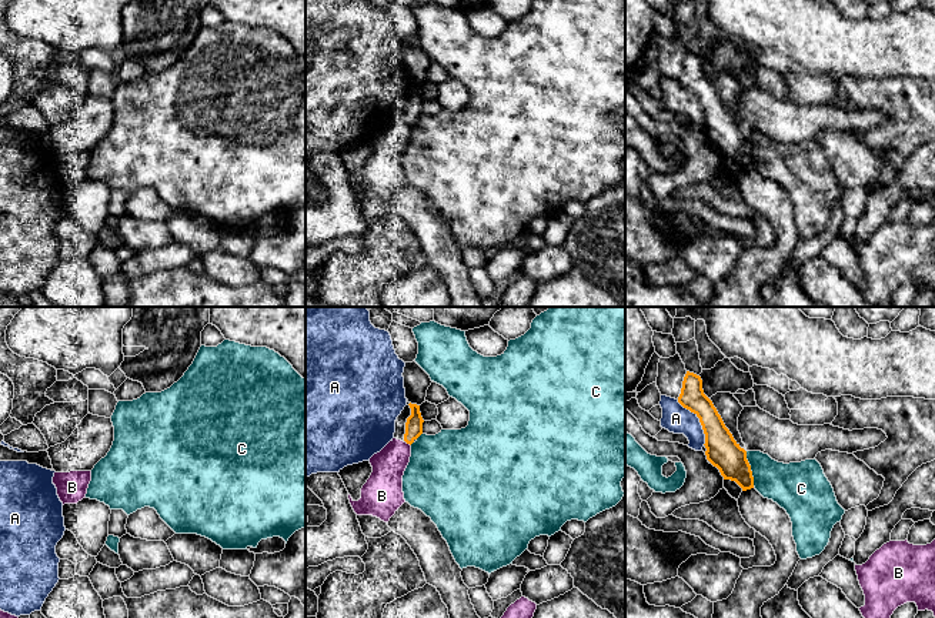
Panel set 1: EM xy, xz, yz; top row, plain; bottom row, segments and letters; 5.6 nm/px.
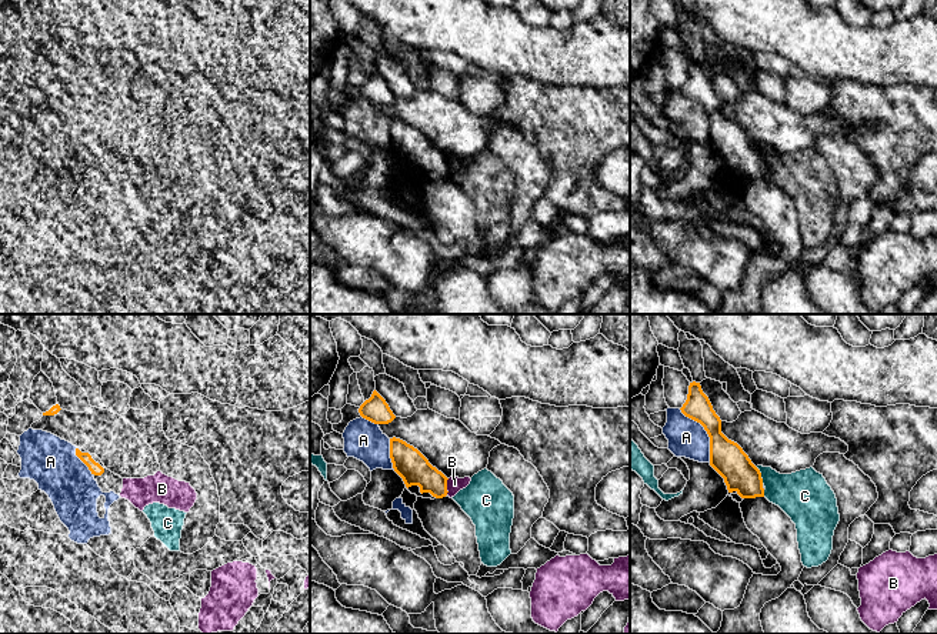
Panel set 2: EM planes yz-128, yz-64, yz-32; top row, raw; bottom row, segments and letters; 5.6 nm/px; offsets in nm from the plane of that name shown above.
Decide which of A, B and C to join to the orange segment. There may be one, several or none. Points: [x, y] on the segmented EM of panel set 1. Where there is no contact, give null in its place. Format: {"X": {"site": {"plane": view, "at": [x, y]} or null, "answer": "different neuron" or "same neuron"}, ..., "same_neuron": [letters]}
{"A": {"site": {"plane": "yz", "at": [700, 421]}, "answer": "different neuron"}, "B": {"site": {"plane": "xz", "at": [408, 443]}, "answer": "different neuron"}, "C": {"site": {"plane": "yz", "at": [750, 468]}, "answer": "different neuron"}, "same_neuron": []}

